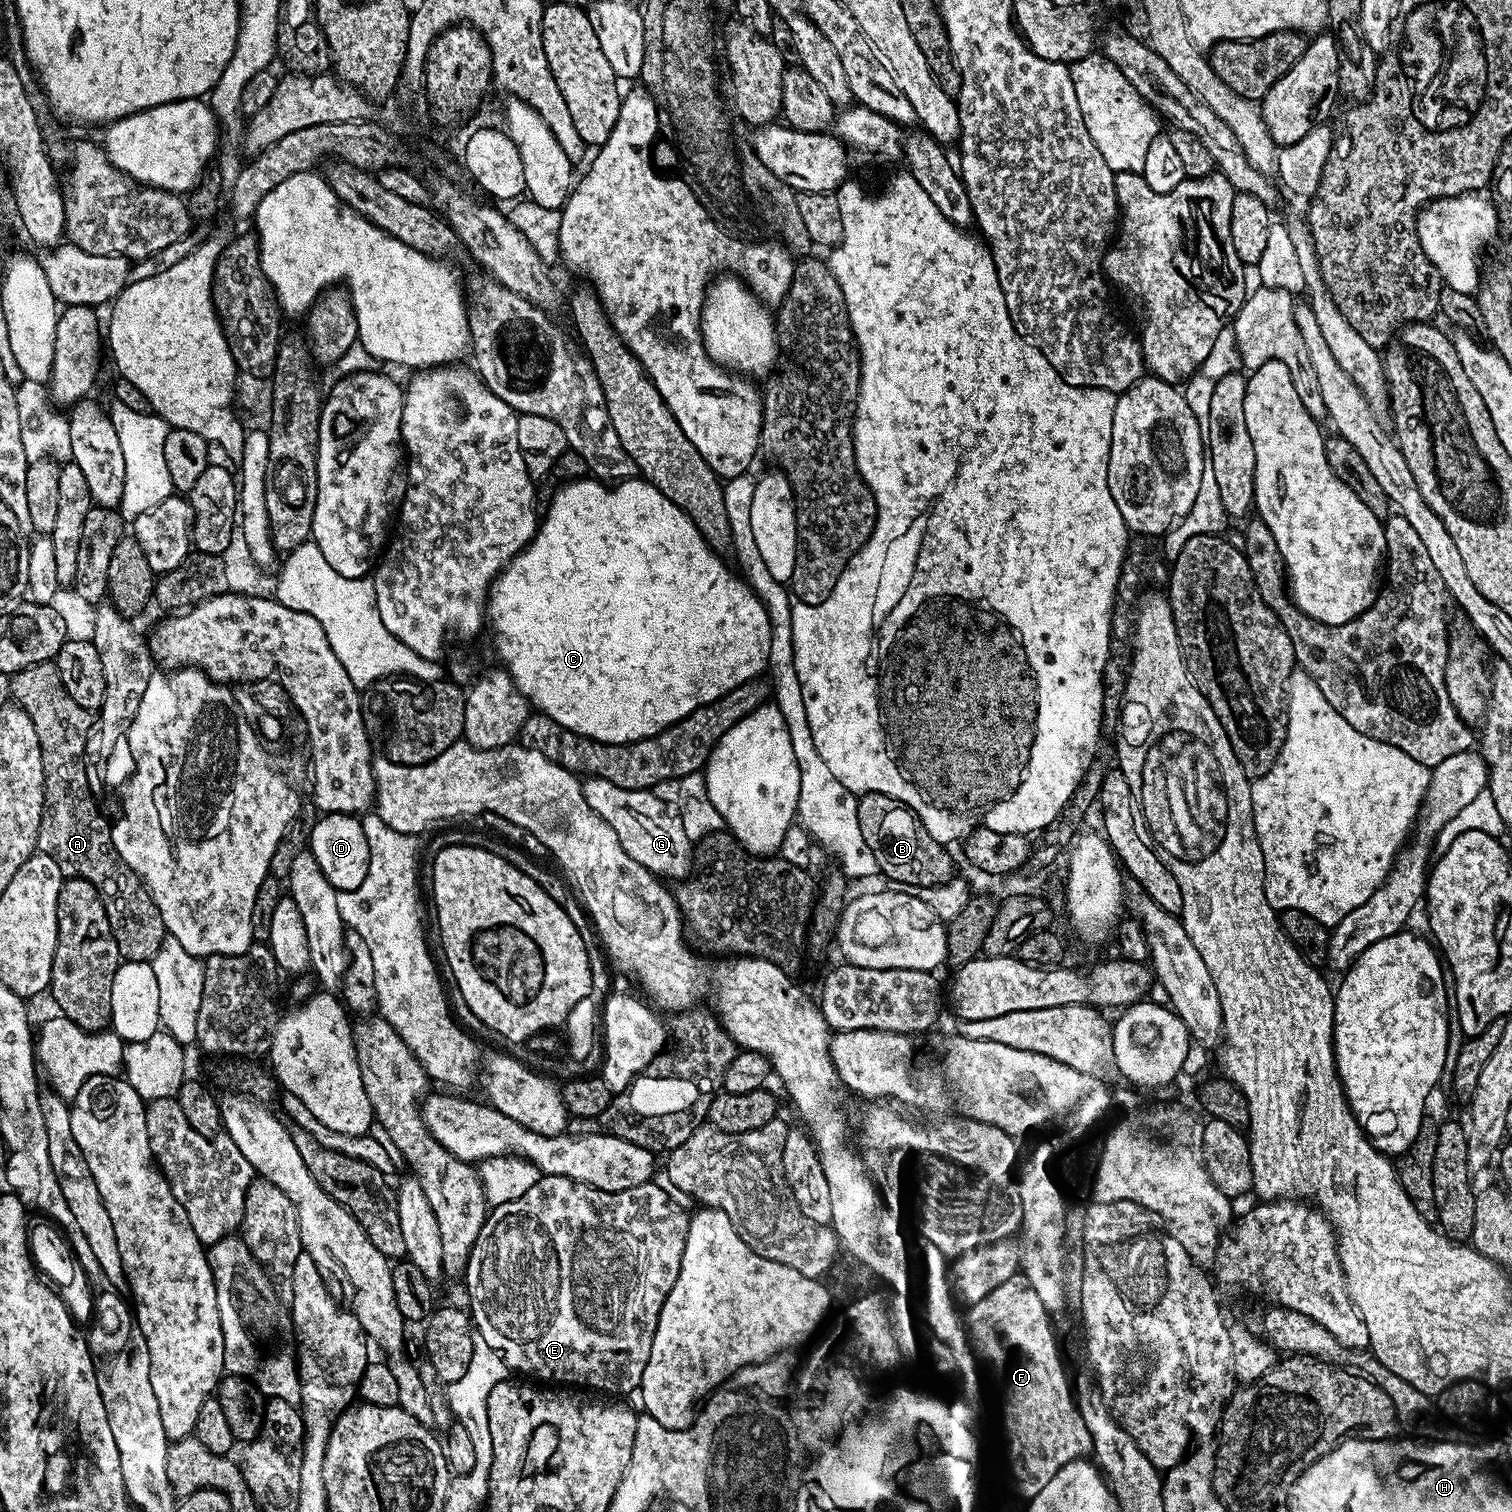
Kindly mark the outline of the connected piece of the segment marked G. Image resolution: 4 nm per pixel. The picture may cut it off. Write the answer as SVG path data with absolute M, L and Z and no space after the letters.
M592 777L582 782L581 788L587 805L614 830L630 858L666 880L684 880L691 875L692 852L694 856L692 841L681 826L679 817L652 791L626 790L605 779Z

